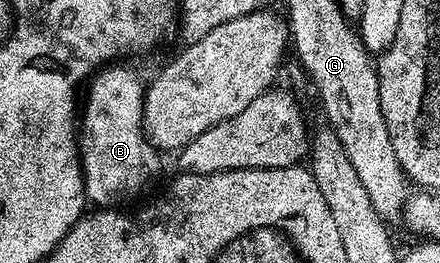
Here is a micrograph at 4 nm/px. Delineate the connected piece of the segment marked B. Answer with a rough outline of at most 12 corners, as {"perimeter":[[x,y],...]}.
{"perimeter":[[125,64],[88,79],[85,197],[113,208],[157,174],[145,92]]}

